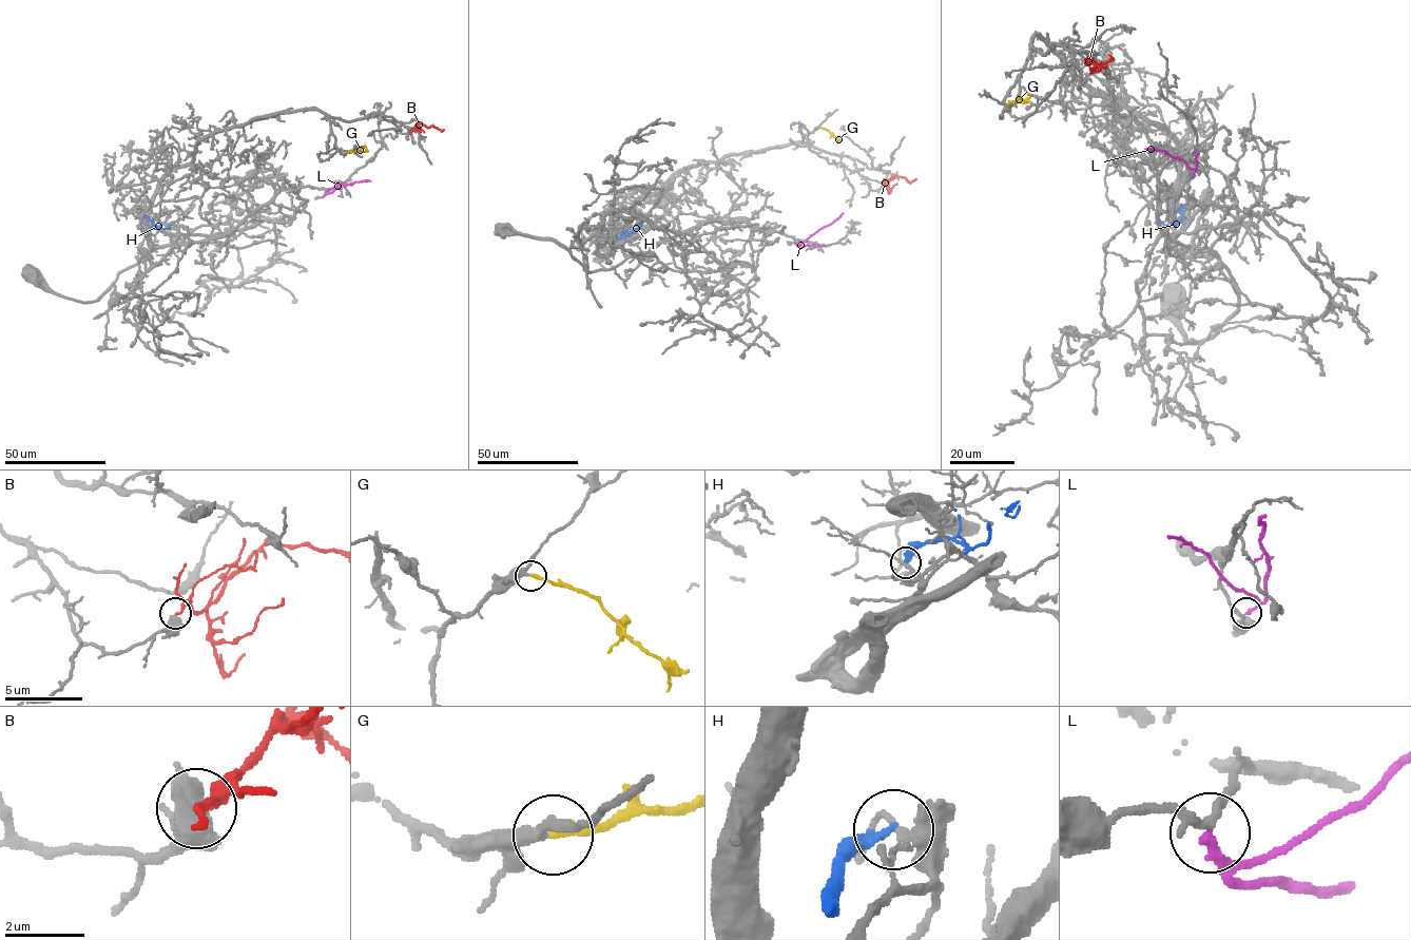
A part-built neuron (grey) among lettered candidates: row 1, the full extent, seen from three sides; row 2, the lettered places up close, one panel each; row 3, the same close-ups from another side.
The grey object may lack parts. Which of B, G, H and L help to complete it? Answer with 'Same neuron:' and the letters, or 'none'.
Same neuron: G

